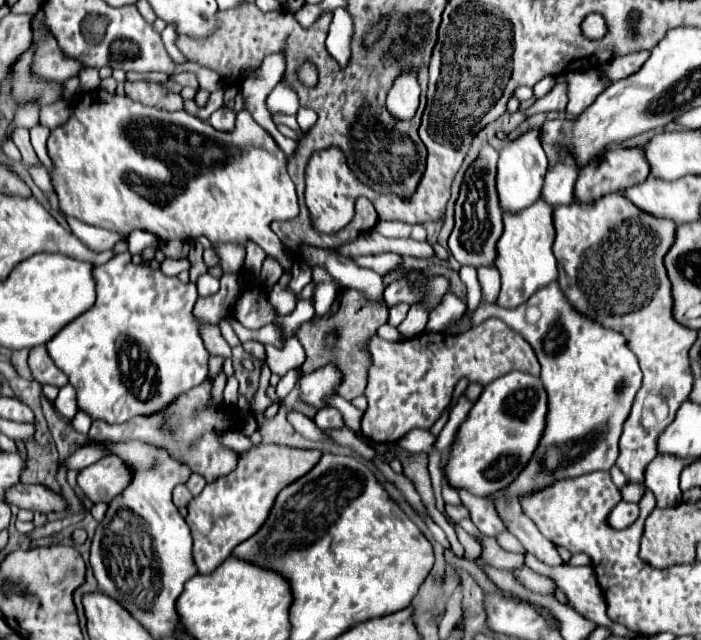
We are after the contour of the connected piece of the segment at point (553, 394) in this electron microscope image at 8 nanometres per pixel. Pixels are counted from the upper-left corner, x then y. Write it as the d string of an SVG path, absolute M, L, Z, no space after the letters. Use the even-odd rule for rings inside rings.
M558 281L538 289L526 303L518 305L516 309L502 309L496 305L478 307L472 315L472 327L488 317L502 319L532 345L542 365L540 377L546 387L550 405L546 431L532 461L500 495L522 497L564 477L578 477L592 471L610 471L618 457L622 425L642 383L638 359L630 351L626 339L618 331L606 329L594 319L576 311L568 303L566 295L562 295ZM530 309L536 309L538 317L530 317ZM572 449L590 451L574 457Z

